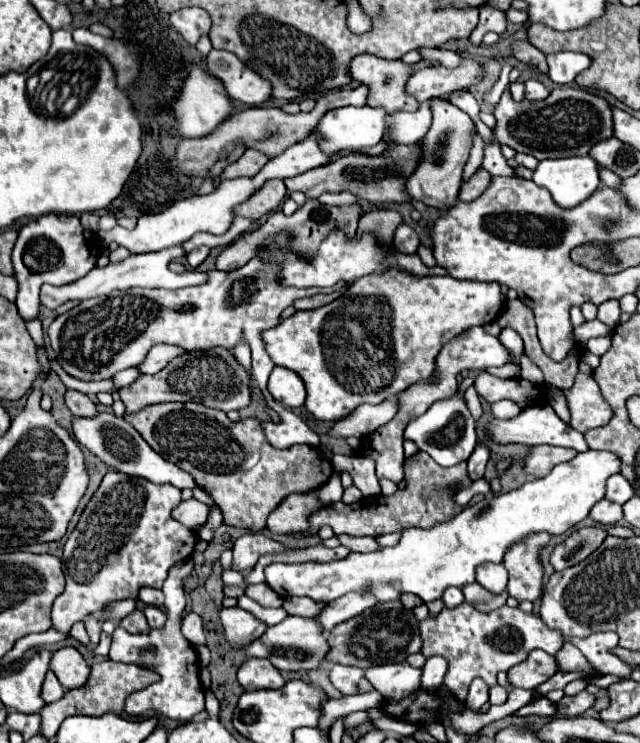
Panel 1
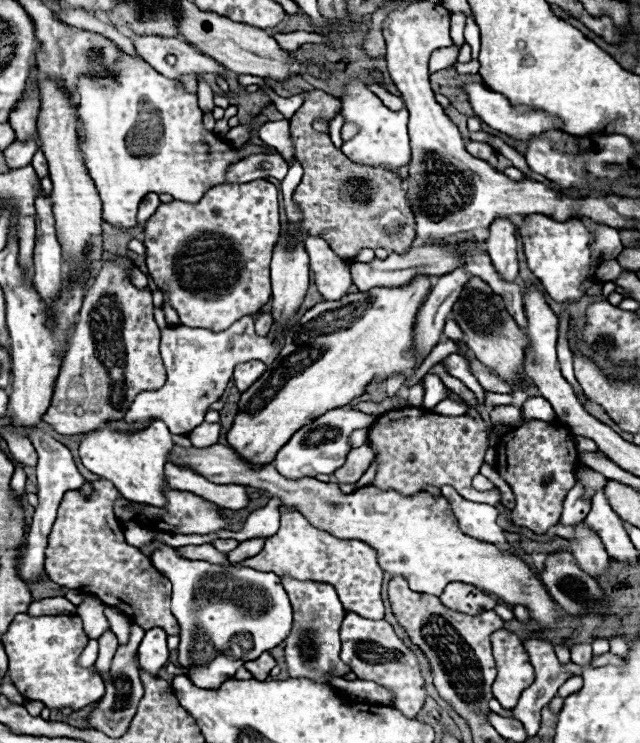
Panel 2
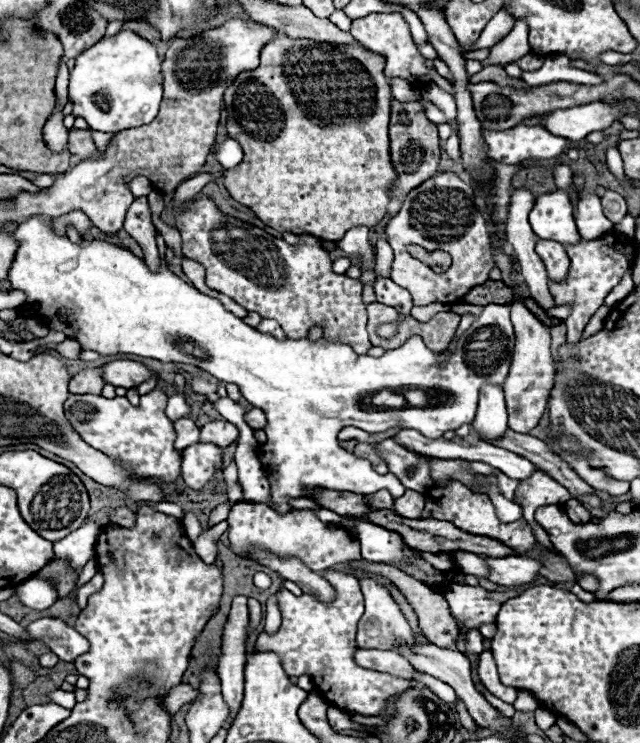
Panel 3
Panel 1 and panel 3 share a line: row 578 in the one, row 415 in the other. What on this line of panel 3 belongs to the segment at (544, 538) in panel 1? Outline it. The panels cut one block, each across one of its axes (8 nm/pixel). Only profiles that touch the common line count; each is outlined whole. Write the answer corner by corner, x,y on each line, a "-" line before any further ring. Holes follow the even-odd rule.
514,302
512,324
516,332
516,344
512,354
512,364
508,378
504,382
506,406
508,406
508,426
514,432
528,434
546,412
548,394
554,386
554,360
550,354
550,332
548,328
524,306
524,302

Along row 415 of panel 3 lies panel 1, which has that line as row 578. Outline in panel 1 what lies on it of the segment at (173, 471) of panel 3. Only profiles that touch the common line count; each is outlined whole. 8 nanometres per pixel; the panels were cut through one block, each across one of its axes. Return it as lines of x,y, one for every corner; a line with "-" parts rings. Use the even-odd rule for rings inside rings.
110,472
104,476
100,488
84,508
76,528
68,536
64,544
64,556
62,556
62,570
66,574
66,588
64,592
54,600
52,606
52,628
68,634
72,624
78,620
84,620
86,614
98,614
106,602
122,600
122,598
136,598
138,600
138,588
150,586
160,588
162,582
168,576
168,568
178,562
190,558
196,536
190,528
182,528
176,520
172,520
170,512
174,506
180,504
180,490
172,484
152,484
146,480
130,478
126,474

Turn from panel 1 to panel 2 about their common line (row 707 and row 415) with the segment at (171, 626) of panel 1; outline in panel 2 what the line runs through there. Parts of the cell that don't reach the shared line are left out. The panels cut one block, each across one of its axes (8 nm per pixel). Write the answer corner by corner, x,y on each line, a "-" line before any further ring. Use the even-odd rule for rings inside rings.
250,316
240,318
228,330
210,332
194,330
186,326
168,326
162,330
160,354
166,366
166,384
154,392
140,392
132,406
128,408
126,422
152,422
162,420
172,434
188,434
198,424
204,422
204,414
212,402
216,402
232,378
232,372
238,364
250,360
262,360
272,364
280,348
270,336
258,336
254,332
254,320

